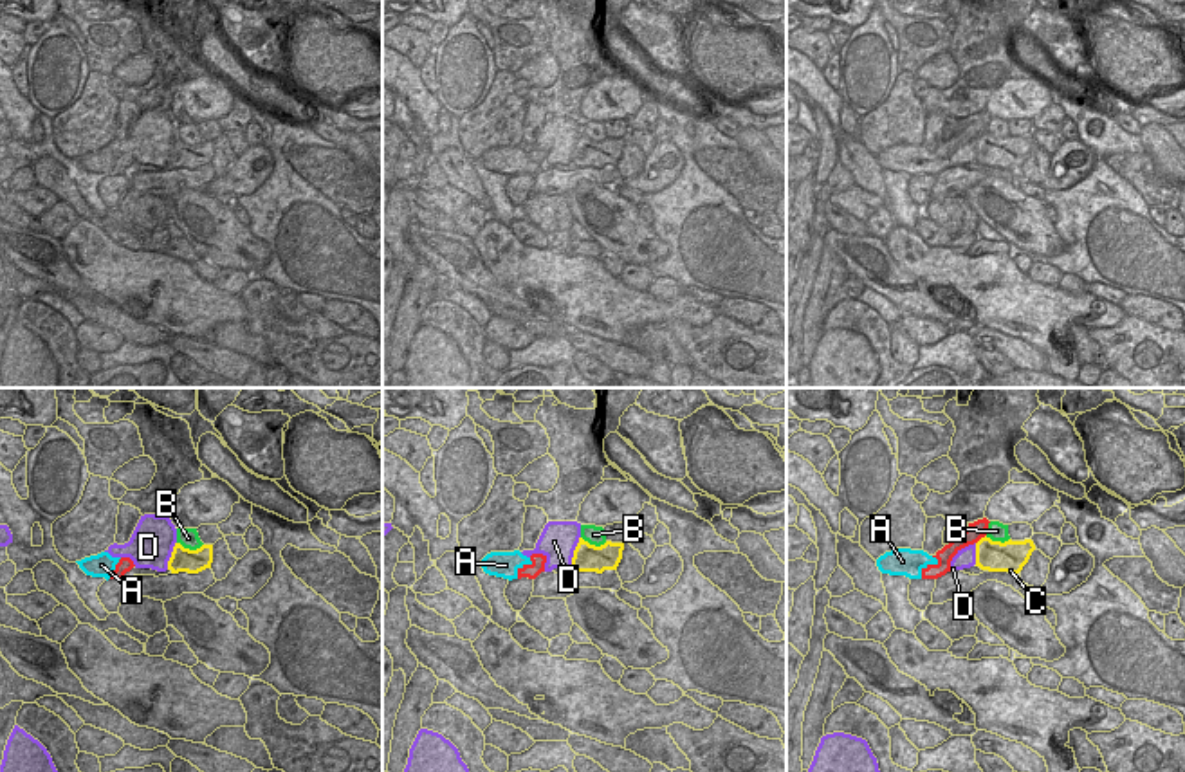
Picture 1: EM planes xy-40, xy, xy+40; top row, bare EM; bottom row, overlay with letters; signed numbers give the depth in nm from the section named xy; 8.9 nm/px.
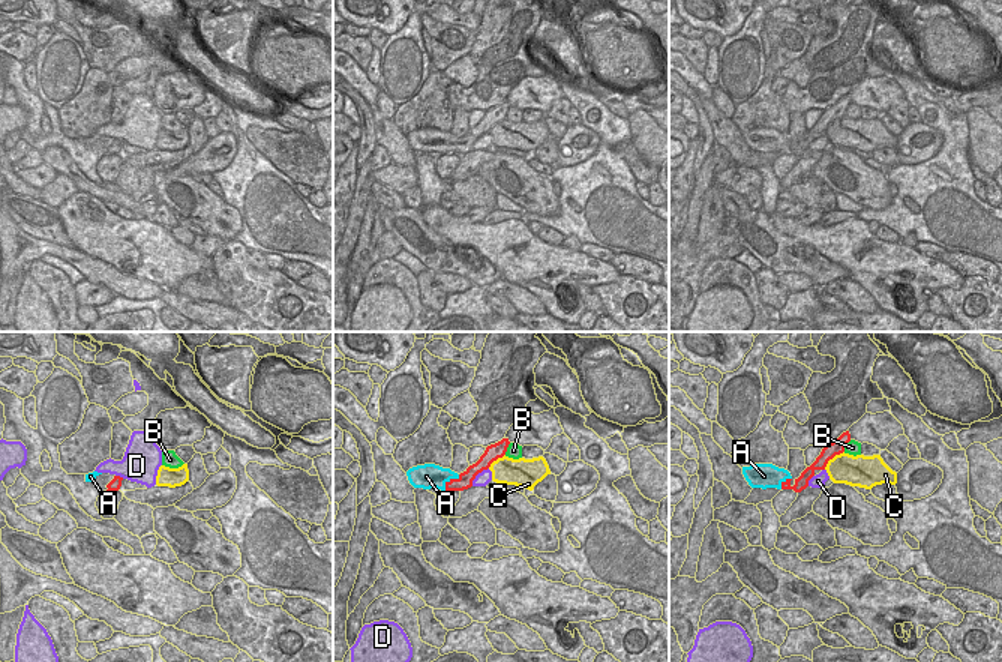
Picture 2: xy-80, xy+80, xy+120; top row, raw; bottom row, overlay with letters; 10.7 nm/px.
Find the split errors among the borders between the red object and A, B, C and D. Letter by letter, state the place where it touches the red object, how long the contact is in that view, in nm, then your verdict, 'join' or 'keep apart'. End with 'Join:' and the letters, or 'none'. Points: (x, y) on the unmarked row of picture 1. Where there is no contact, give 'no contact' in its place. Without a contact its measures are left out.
A: meets red in xy+40 at (927, 161); contact 240 nm long; keep apart
B: meets red in xy+40 at (987, 123); contact 140 nm long; keep apart
C: meets red in xy+40 at (980, 134); contact 130 nm long; keep apart
D: meets red in xy+40 at (956, 148); contact 360 nm long; keep apart
Join: none

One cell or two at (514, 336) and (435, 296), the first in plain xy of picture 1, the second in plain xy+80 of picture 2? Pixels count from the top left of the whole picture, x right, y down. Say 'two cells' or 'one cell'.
two cells

